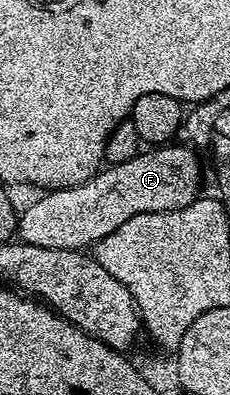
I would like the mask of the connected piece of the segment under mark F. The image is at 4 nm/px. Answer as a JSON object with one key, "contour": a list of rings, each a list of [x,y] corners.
{"contour":[[[158,145],[133,155],[128,161],[103,166],[86,183],[47,190],[18,217],[17,238],[48,249],[77,251],[98,243],[140,213],[179,211],[199,198],[199,152],[191,146]]]}

